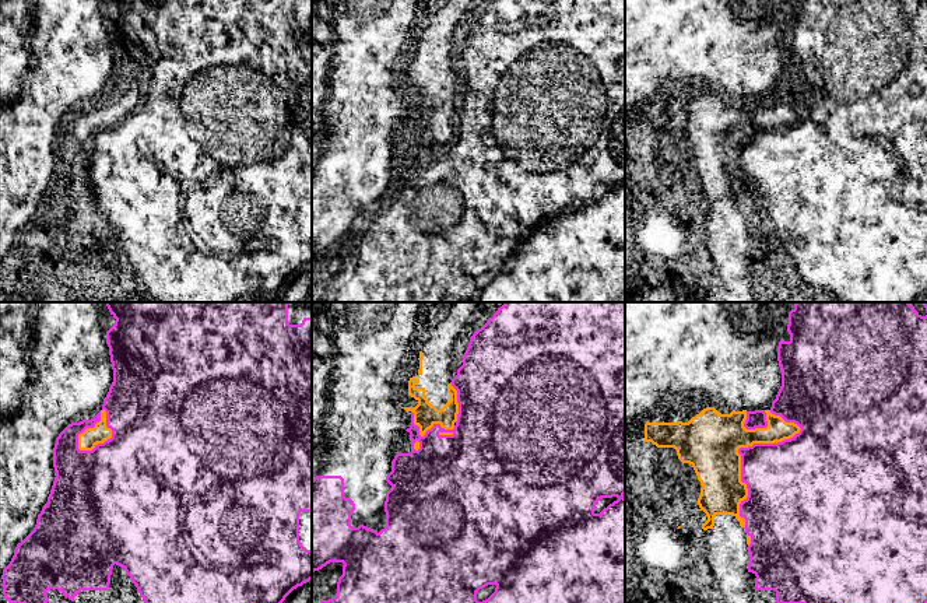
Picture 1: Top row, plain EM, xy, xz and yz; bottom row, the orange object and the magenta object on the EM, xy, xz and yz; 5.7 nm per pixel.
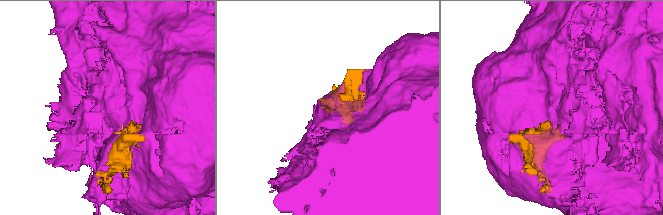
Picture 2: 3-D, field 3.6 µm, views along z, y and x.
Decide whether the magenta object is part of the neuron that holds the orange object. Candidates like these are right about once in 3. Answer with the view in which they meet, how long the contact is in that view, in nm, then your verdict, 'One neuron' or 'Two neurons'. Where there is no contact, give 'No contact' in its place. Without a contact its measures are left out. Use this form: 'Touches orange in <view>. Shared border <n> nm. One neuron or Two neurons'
Touches orange in yz. Shared border 700 nm. Two neurons

